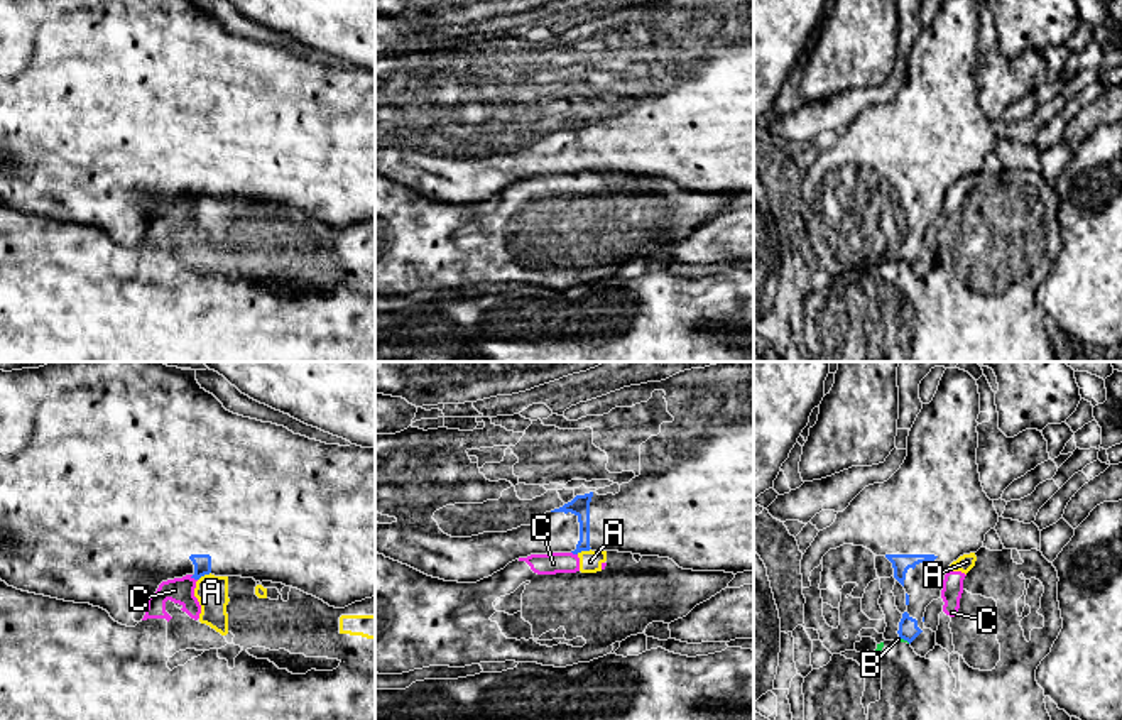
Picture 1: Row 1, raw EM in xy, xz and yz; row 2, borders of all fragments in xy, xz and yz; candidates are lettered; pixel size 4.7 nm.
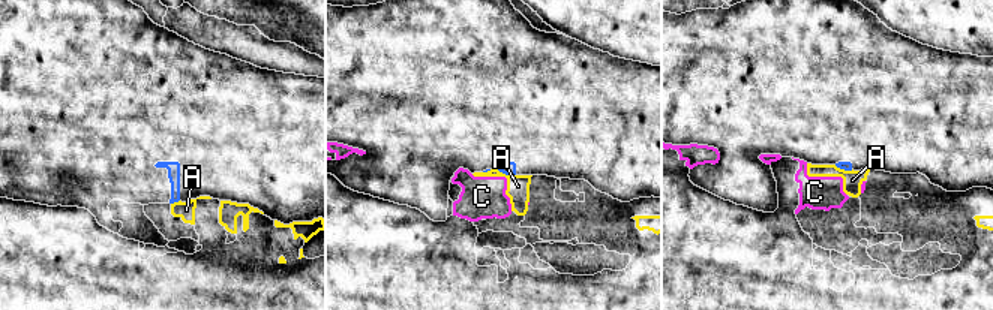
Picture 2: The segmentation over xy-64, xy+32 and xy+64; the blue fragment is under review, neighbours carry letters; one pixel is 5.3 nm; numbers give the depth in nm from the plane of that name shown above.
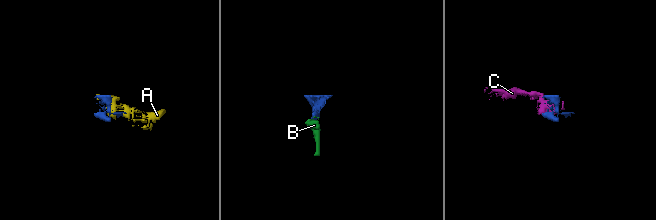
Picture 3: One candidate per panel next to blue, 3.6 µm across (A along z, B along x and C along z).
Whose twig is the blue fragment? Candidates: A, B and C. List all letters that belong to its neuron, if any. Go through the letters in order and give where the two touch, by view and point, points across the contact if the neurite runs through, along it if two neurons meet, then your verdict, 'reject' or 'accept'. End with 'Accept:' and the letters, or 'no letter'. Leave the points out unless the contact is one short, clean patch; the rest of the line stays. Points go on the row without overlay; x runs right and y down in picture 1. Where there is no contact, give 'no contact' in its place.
A: meets blue in xz at (583, 171); border along xz (590, 169), (577, 174); reject
B: meets blue in yz at (904, 261); border along yz (899, 259), (909, 264); reject
C: meets blue in xy at (193, 198); border along xy (190, 198), (196, 201); reject
Accept: no letter

